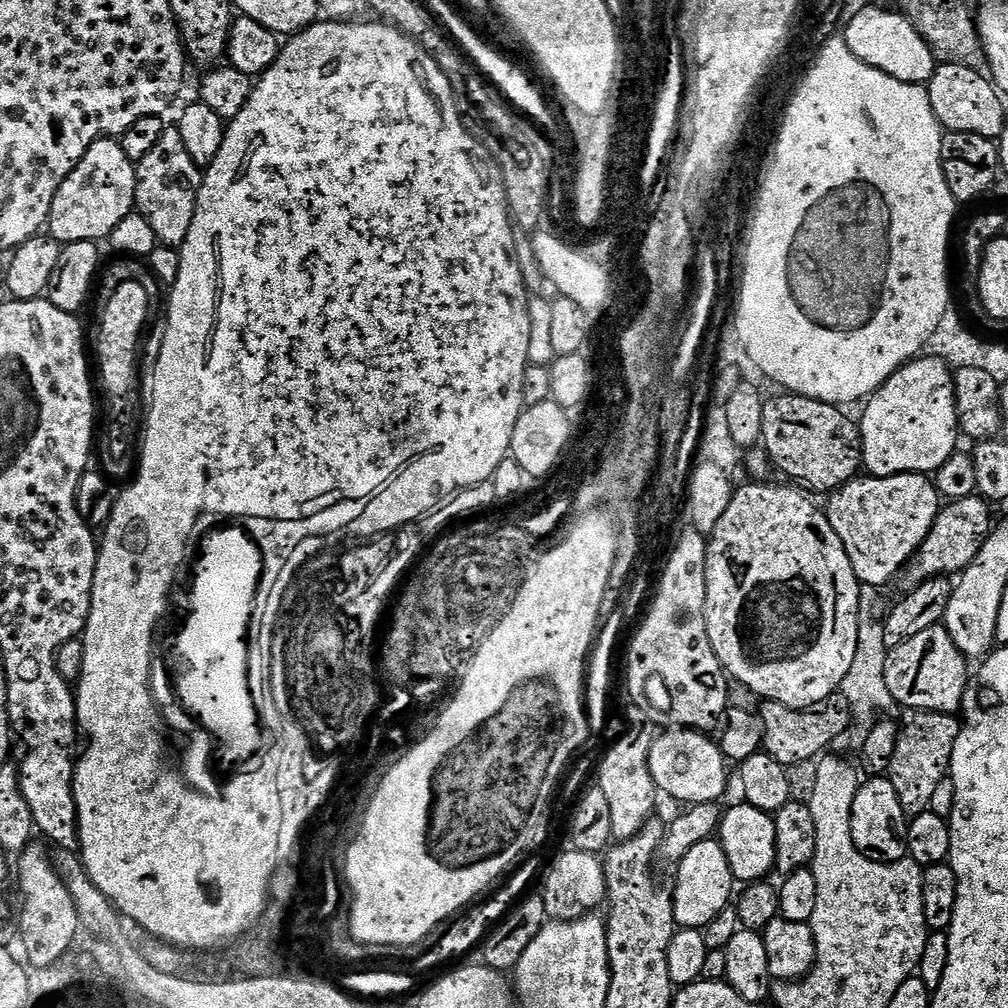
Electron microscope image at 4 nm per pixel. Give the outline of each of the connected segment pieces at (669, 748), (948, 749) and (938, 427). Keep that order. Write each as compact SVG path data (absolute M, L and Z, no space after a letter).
M674 728L664 730L655 737L650 748L650 774L654 778L657 789L676 800L681 800L681 805L714 804L721 798L720 795L728 788L728 768L724 753L720 751L720 745L711 735L700 730L690 728Z
M917 712L905 715L899 729L897 749L889 762L887 780L898 793L898 802L909 818L929 811L932 807L934 789L938 782L949 779L954 754L954 742L962 727L961 721L950 712Z
M921 355L913 358L891 376L863 405L864 417L859 417L860 441L864 447L863 467L873 476L897 476L907 472L935 474L958 450L956 439L962 433L956 413L954 372L947 361Z

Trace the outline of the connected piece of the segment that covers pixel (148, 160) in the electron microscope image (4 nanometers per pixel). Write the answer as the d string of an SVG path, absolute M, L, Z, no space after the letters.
M165 127L162 138L146 158L142 158L136 164L136 207L135 211L154 230L157 241L166 248L179 248L186 242L186 234L190 234L190 222L194 222L194 210L200 193L200 181L202 169L196 165L194 158L186 154L186 145L182 142L182 134L179 127Z

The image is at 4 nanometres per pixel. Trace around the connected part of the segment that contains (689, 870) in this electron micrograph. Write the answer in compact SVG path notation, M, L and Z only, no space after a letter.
M713 838L706 842L698 842L698 846L694 846L694 850L690 850L690 854L686 854L686 858L680 860L675 872L674 914L680 928L702 930L707 924L714 922L714 918L718 918L723 908L729 907L734 896L734 891L732 892L734 881L719 839Z

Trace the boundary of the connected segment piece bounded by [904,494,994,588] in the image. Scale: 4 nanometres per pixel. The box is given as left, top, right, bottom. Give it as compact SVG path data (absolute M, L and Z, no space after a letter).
M980 495L970 498L953 500L941 507L940 514L935 520L930 534L923 540L919 551L909 560L904 572L909 587L915 587L924 580L936 576L954 576L966 568L977 557L978 551L985 544L994 527L992 520L991 503Z

